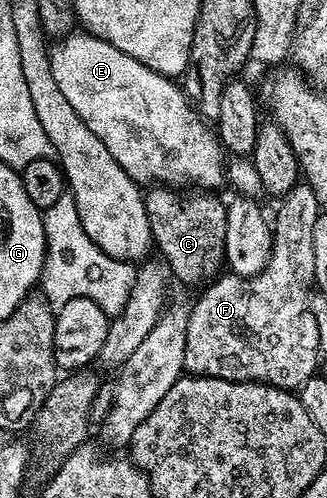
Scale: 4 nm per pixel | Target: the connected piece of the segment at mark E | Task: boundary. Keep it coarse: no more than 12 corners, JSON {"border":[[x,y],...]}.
{"border":[[90,34],[57,90],[140,186],[219,190],[225,149],[172,77]]}

